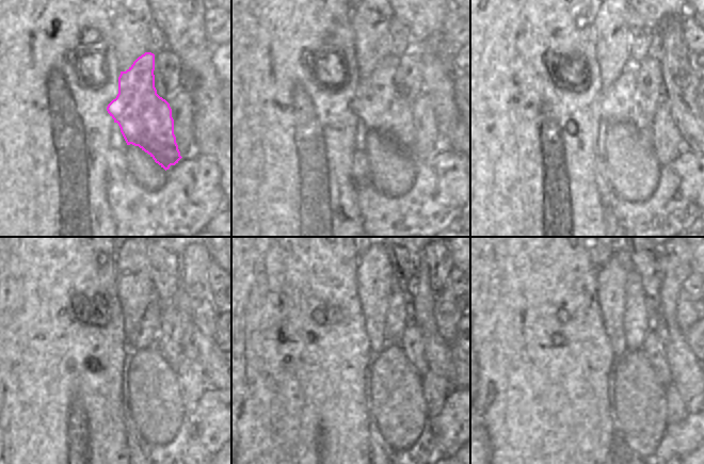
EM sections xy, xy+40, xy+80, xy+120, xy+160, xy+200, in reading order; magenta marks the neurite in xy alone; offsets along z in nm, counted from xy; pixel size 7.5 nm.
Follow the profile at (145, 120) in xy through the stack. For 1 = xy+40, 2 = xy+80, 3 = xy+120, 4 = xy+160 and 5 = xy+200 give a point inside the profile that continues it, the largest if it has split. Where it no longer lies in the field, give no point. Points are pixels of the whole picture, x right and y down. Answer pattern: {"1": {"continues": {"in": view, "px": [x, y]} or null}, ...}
{"1": {"continues": {"in": "xy+40", "px": [377, 104]}}, "2": {"continues": {"in": "xy+80", "px": [619, 102]}}, "3": {"continues": {"in": "xy+120", "px": [148, 336]}}, "4": {"continues": {"in": "xy+160", "px": [390, 316]}}, "5": {"continues": {"in": "xy+200", "px": [629, 314]}}}

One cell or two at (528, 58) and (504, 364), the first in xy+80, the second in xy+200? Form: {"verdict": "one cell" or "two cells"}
{"verdict": "two cells"}

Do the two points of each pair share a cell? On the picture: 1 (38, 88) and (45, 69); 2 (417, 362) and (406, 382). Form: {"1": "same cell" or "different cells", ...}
{"1": "same cell", "2": "different cells"}

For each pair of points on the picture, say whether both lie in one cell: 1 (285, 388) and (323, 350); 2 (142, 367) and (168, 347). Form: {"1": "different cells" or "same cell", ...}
{"1": "different cells", "2": "different cells"}

